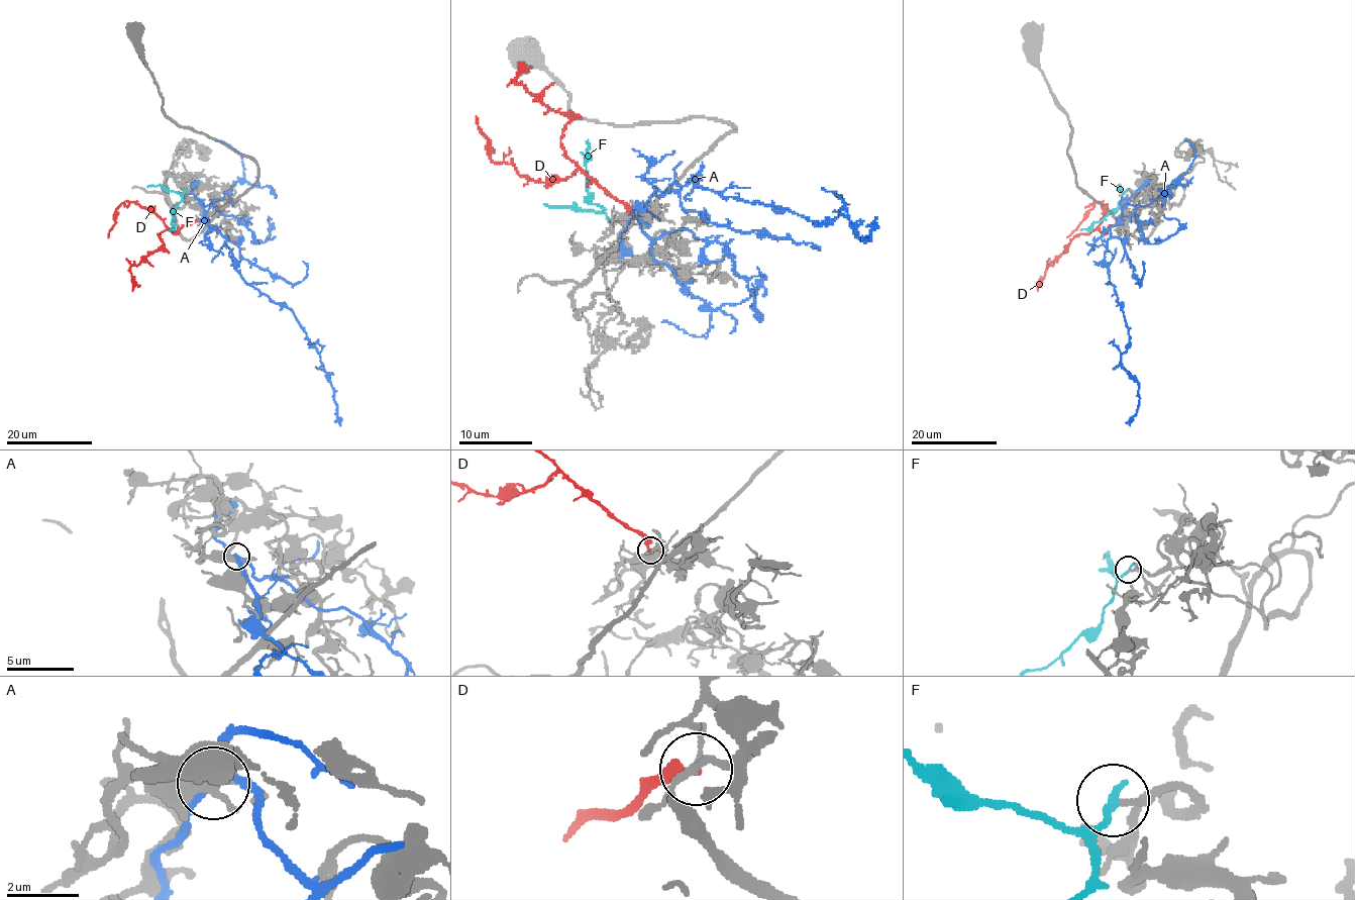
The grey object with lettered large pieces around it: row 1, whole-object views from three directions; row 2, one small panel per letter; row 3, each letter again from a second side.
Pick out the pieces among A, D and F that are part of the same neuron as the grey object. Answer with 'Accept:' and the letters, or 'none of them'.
Accept: none of them

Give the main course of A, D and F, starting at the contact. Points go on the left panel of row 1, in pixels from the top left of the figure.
A: (199, 199), (204, 219), (226, 240), (236, 271), (247, 283), (293, 312), (332, 385), (340, 425)
D: (196, 220), (173, 232), (166, 229), (157, 233), (164, 244), (130, 268), (132, 291)
F: (185, 190), (174, 208), (173, 230)

